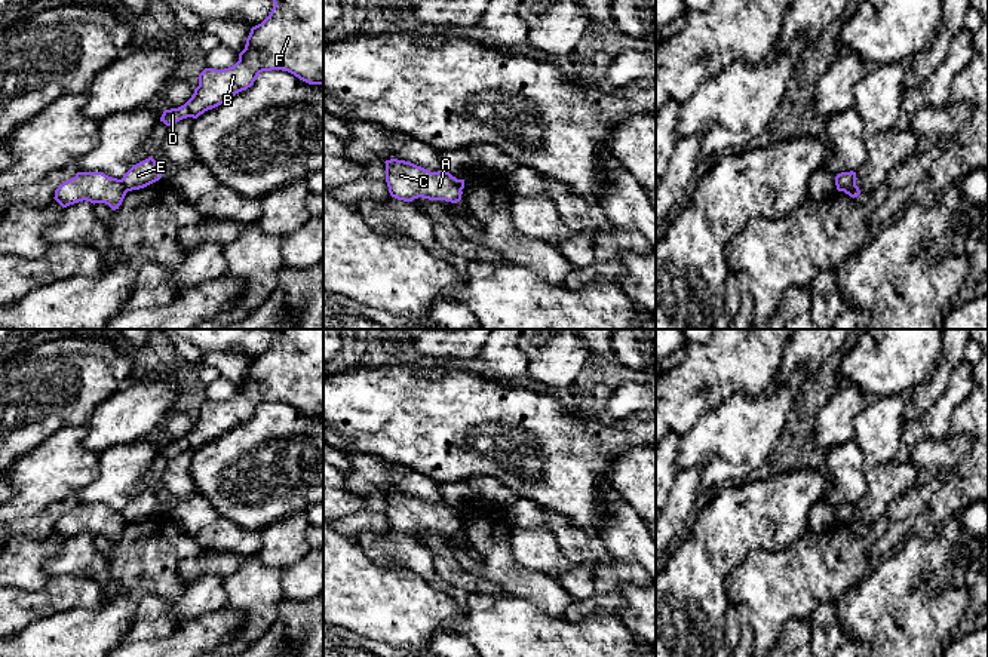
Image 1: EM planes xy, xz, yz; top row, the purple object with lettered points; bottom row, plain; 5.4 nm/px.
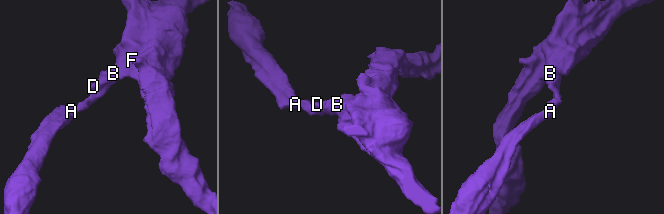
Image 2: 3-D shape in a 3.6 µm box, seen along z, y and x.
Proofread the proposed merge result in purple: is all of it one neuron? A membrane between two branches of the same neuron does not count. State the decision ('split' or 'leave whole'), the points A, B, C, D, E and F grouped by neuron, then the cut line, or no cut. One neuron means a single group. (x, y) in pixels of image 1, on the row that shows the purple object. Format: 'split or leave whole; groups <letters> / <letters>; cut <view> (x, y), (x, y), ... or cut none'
split; groups A C / B D E F; cut xy (120, 180), (126, 192)

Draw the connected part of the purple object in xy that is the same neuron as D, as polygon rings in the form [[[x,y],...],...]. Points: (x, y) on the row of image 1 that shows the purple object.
[[[273,0],[273,3],[270,15],[251,28],[239,61],[224,70],[205,68],[197,77],[199,86],[191,98],[178,108],[165,110],[160,122],[171,126],[187,117],[197,119],[251,88],[263,71],[282,70],[309,85],[323,85],[323,0]]]

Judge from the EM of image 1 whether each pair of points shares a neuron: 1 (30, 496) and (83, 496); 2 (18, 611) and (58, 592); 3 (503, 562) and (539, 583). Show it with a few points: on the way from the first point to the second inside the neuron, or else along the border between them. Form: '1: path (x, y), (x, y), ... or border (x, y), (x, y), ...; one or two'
1: border (97, 461), (97, 476), (71, 493); two
2: path (28, 605), (48, 601); one
3: path (512, 571), (524, 583), (530, 583); one

